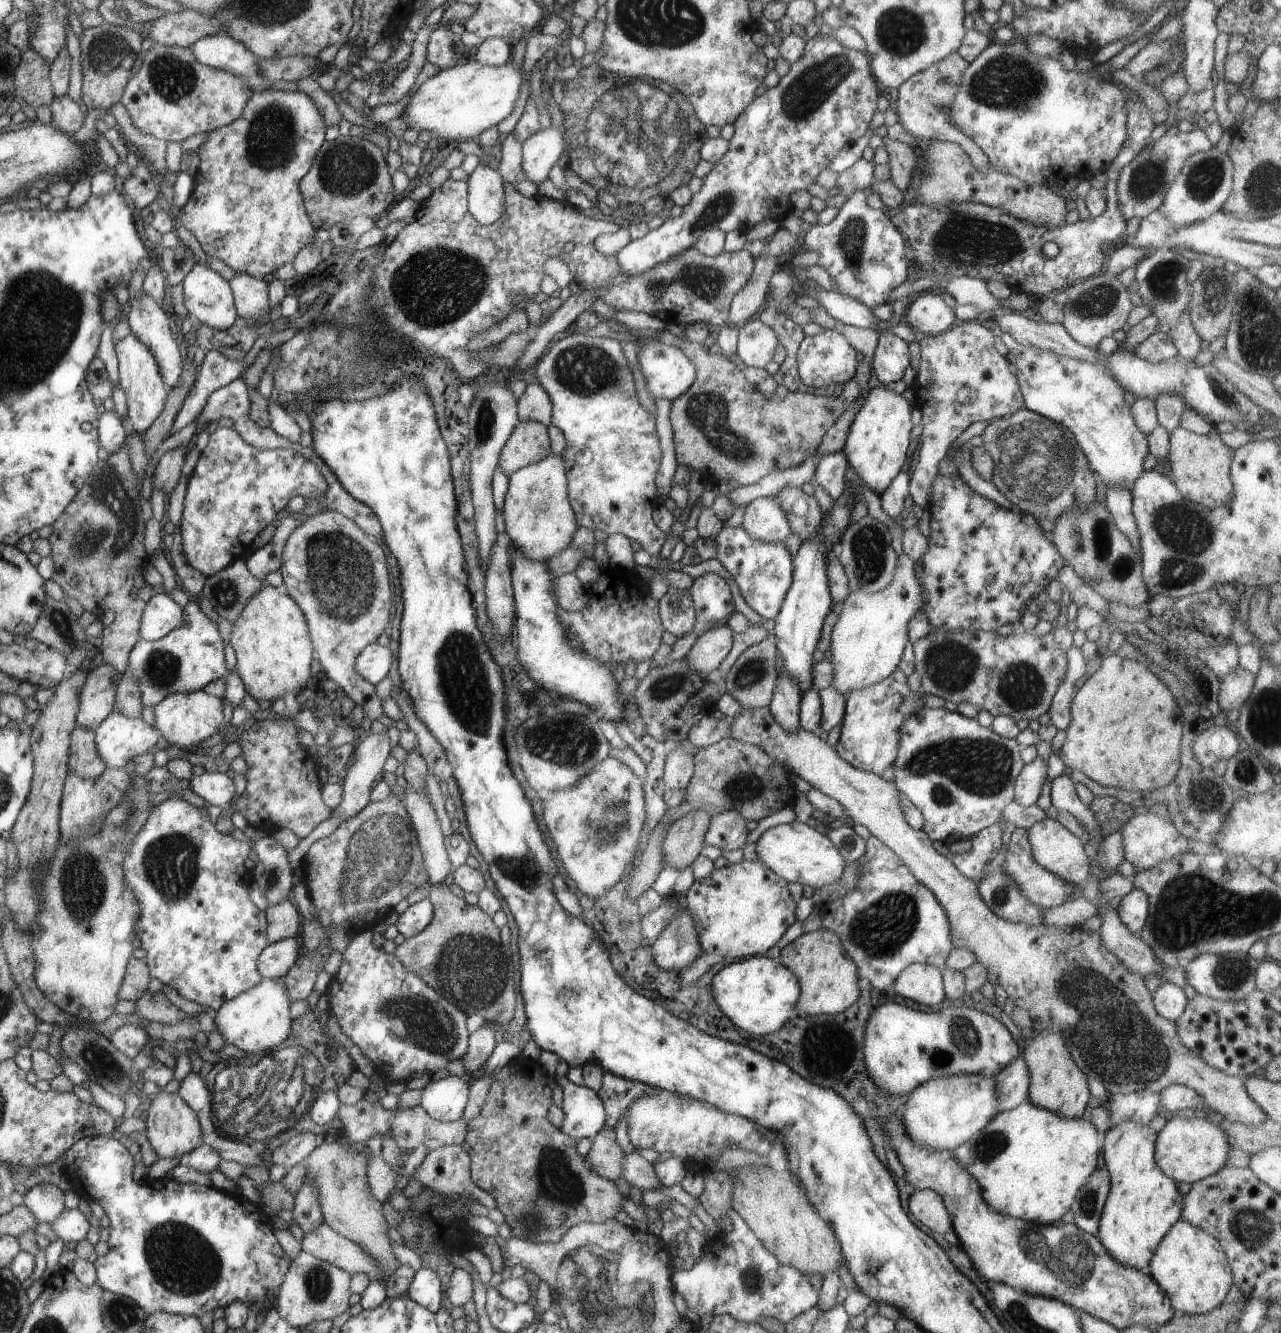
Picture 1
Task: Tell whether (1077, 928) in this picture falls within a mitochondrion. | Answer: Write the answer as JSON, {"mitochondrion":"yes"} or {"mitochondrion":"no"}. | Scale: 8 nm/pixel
{"mitochondrion":"no"}

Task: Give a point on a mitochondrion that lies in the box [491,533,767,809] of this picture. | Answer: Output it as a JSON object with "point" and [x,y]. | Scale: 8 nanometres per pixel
{"point":[564,743]}

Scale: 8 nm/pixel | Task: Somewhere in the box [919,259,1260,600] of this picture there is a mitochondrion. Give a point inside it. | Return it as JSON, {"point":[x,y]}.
{"point":[1038,462]}

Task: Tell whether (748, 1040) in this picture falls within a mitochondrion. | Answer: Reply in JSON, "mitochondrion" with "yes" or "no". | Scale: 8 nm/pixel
{"mitochondrion":"no"}

